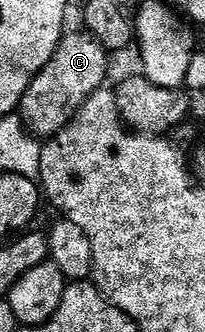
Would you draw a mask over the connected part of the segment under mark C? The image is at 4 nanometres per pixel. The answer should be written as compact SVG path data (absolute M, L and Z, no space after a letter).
M86 32L79 34L64 33L57 44L49 64L29 84L19 101L18 113L23 125L40 140L53 138L61 128L65 128L81 104L93 92L104 89L107 78L107 58L109 52L93 35Z

